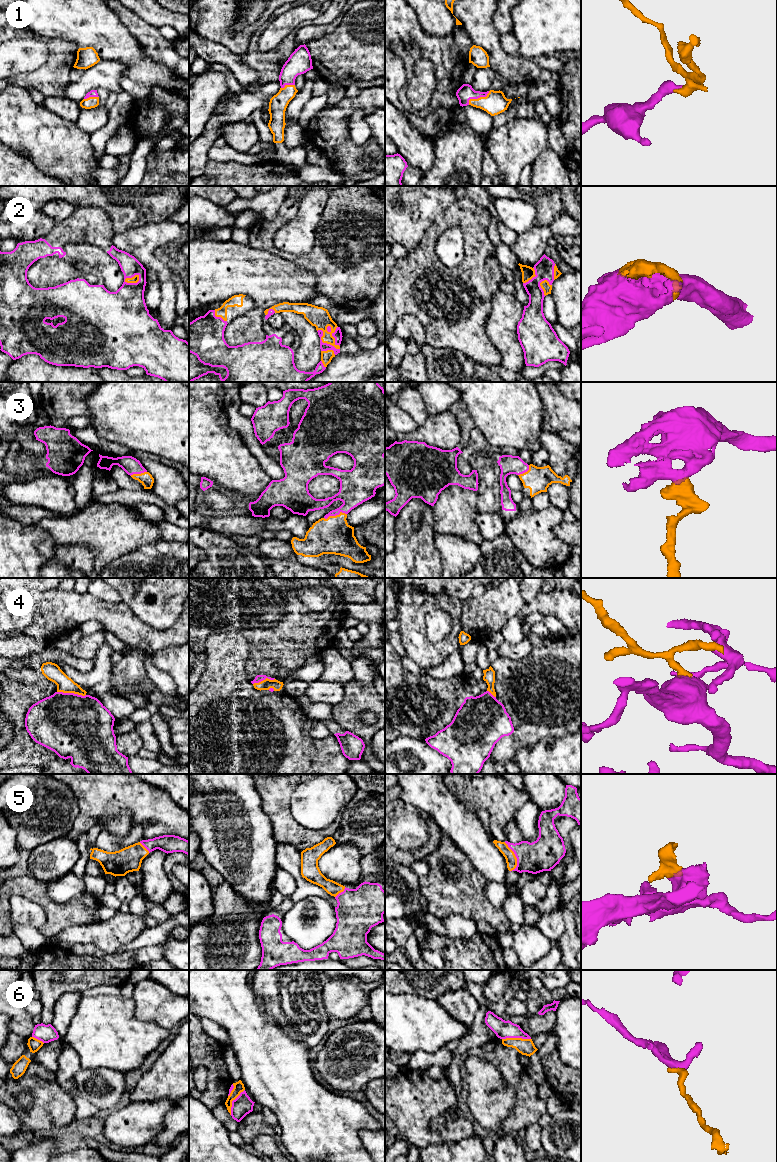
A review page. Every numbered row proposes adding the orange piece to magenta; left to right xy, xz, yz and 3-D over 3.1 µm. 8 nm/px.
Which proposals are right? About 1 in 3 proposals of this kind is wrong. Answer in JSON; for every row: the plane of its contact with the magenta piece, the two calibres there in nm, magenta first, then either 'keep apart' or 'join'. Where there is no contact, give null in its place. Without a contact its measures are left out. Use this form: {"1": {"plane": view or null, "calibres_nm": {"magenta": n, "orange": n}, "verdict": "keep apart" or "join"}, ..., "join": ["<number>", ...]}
{"1": {"plane": "yz", "calibres_nm": {"magenta": 120, "orange": 180}, "verdict": "join"}, "2": {"plane": "xz", "calibres_nm": {"magenta": 60, "orange": 160}, "verdict": "join"}, "3": {"plane": "xz", "calibres_nm": {"magenta": 220, "orange": 300}, "verdict": "join"}, "4": {"plane": "xy", "calibres_nm": {"magenta": 500, "orange": 140}, "verdict": "join"}, "5": {"plane": "yz", "calibres_nm": {"magenta": 260, "orange": 90}, "verdict": "join"}, "6": {"plane": "yz", "calibres_nm": {"magenta": 150, "orange": 130}, "verdict": "keep apart"}, "join": ["1", "2", "3", "4", "5"]}

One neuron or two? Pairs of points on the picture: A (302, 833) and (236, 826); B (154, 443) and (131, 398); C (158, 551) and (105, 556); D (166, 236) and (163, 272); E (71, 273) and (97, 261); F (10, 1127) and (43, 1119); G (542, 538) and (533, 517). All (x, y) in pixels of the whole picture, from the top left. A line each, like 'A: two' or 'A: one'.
A: two
B: one
C: two
D: one
E: two
F: two
G: one

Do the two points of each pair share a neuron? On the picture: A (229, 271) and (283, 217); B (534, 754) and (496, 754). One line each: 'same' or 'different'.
A: different
B: different

